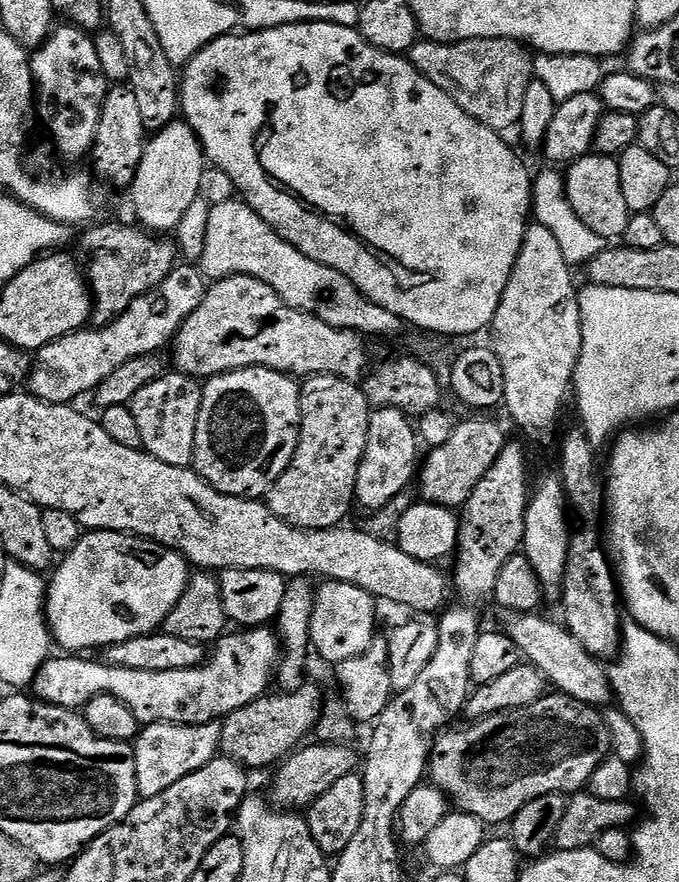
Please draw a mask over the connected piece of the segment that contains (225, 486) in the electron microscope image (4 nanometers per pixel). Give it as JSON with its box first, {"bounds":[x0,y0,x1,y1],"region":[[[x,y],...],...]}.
{"bounds":[192,368,300,502],"region":[[[243,368],[211,377],[203,385],[198,430],[194,430],[192,468],[214,490],[236,496],[241,502],[264,498],[278,482],[283,458],[291,458],[299,442],[300,387],[293,377],[269,368]]]}

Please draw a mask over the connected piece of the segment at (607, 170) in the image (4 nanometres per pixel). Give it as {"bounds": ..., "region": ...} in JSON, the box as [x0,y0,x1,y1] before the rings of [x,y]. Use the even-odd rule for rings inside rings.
{"bounds":[562,154,630,242],"region":[[[589,154],[581,160],[574,160],[567,165],[566,175],[562,180],[562,192],[567,196],[574,214],[598,234],[605,242],[619,241],[626,230],[630,211],[622,194],[619,182],[619,166],[611,156]]]}

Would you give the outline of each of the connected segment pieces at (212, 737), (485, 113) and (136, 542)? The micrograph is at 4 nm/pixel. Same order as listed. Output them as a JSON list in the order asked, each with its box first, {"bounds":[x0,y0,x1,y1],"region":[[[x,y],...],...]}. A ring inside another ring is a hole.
[{"bounds":[134,724,220,800],"region":[[[145,724],[134,741],[134,774],[136,790],[149,800],[174,782],[182,782],[194,770],[202,770],[220,752],[220,724]]]},{"bounds":[406,36,534,130],"region":[[[501,36],[459,40],[457,44],[439,44],[424,38],[407,52],[406,59],[427,80],[434,82],[438,90],[446,90],[470,118],[487,128],[505,130],[519,125],[526,86],[534,78],[532,60],[527,54],[525,45]]]},{"bounds":[44,531,190,654],"region":[[[85,531],[61,560],[64,561],[55,565],[52,580],[50,576],[46,584],[44,615],[48,617],[48,631],[52,633],[53,641],[59,647],[61,644],[64,647],[61,649],[68,654],[88,654],[91,648],[114,647],[116,631],[123,626],[124,620],[132,630],[139,629],[136,627],[147,612],[152,615],[148,620],[149,629],[159,629],[166,615],[164,588],[185,588],[190,575],[188,561],[174,549],[122,532]]]}]

